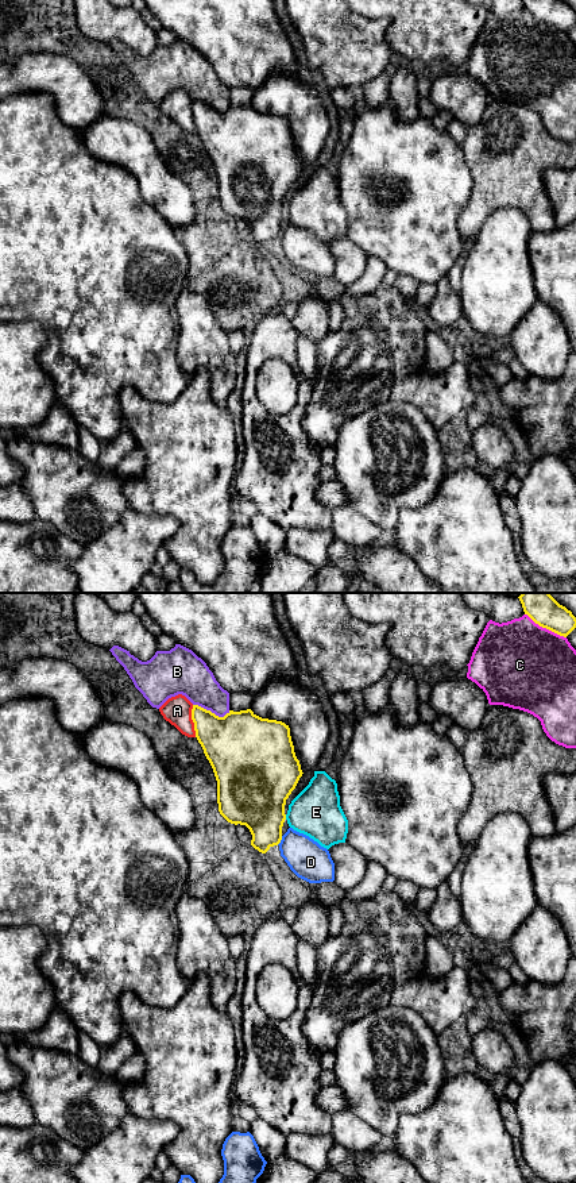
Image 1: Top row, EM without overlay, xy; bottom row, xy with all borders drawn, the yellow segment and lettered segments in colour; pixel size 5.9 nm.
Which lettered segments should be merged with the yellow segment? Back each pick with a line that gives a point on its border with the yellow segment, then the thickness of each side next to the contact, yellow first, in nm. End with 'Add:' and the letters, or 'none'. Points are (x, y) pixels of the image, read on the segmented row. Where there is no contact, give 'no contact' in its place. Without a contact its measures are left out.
Add: none

